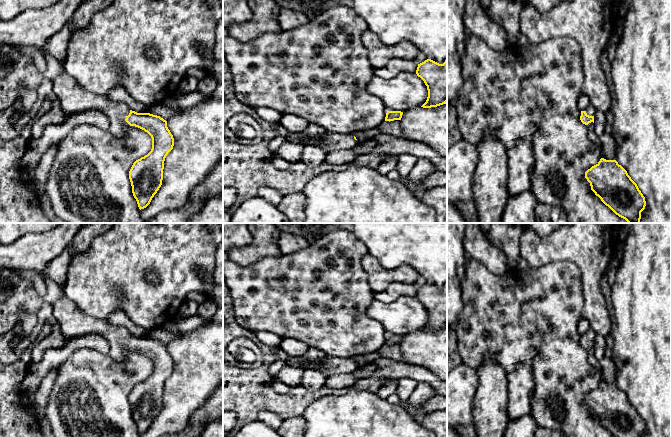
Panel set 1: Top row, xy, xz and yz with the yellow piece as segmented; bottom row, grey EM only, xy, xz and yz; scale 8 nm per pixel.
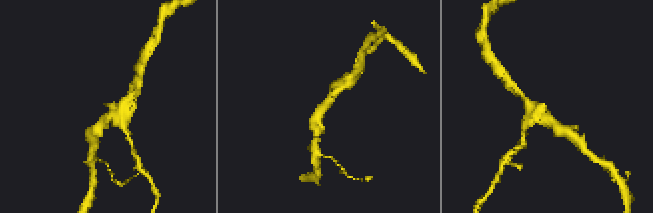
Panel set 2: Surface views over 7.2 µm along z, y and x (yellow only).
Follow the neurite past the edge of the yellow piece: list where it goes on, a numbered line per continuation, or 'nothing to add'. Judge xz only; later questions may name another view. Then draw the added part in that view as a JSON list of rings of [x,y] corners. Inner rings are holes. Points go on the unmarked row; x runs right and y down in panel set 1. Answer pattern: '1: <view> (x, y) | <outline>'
1: xz (330, 366) | [[[326,357],[319,371],[326,377],[341,373],[353,373],[358,369],[353,358]]]

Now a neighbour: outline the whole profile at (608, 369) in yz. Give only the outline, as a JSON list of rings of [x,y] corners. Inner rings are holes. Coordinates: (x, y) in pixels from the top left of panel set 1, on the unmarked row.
[[[603,357],[600,360],[601,380],[606,384],[616,384],[616,366],[612,358]]]

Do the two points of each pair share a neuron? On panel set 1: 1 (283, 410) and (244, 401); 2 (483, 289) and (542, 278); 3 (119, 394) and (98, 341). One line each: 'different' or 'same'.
1: same
2: same
3: different

